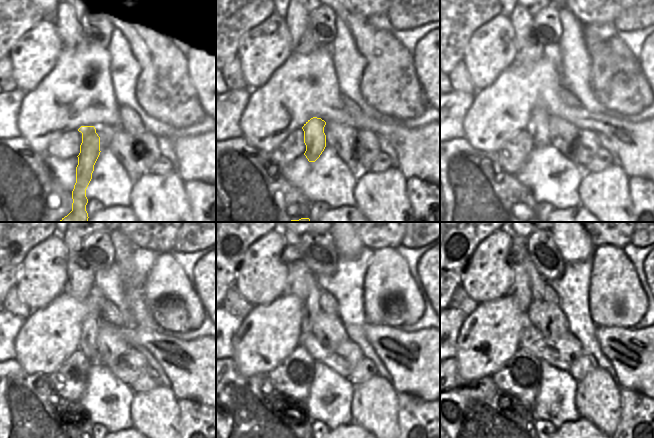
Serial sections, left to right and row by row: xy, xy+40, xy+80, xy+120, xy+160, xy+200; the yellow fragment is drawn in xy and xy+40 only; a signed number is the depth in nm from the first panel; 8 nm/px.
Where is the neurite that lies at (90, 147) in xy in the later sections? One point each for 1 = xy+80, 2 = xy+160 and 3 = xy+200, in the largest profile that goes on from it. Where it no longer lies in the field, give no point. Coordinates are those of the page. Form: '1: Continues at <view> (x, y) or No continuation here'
1: Continues at xy+80 (537, 127)
2: Continues at xy+160 (312, 303)
3: Continues at xy+200 (536, 282)

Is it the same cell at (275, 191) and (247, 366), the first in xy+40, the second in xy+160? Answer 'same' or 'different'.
different

